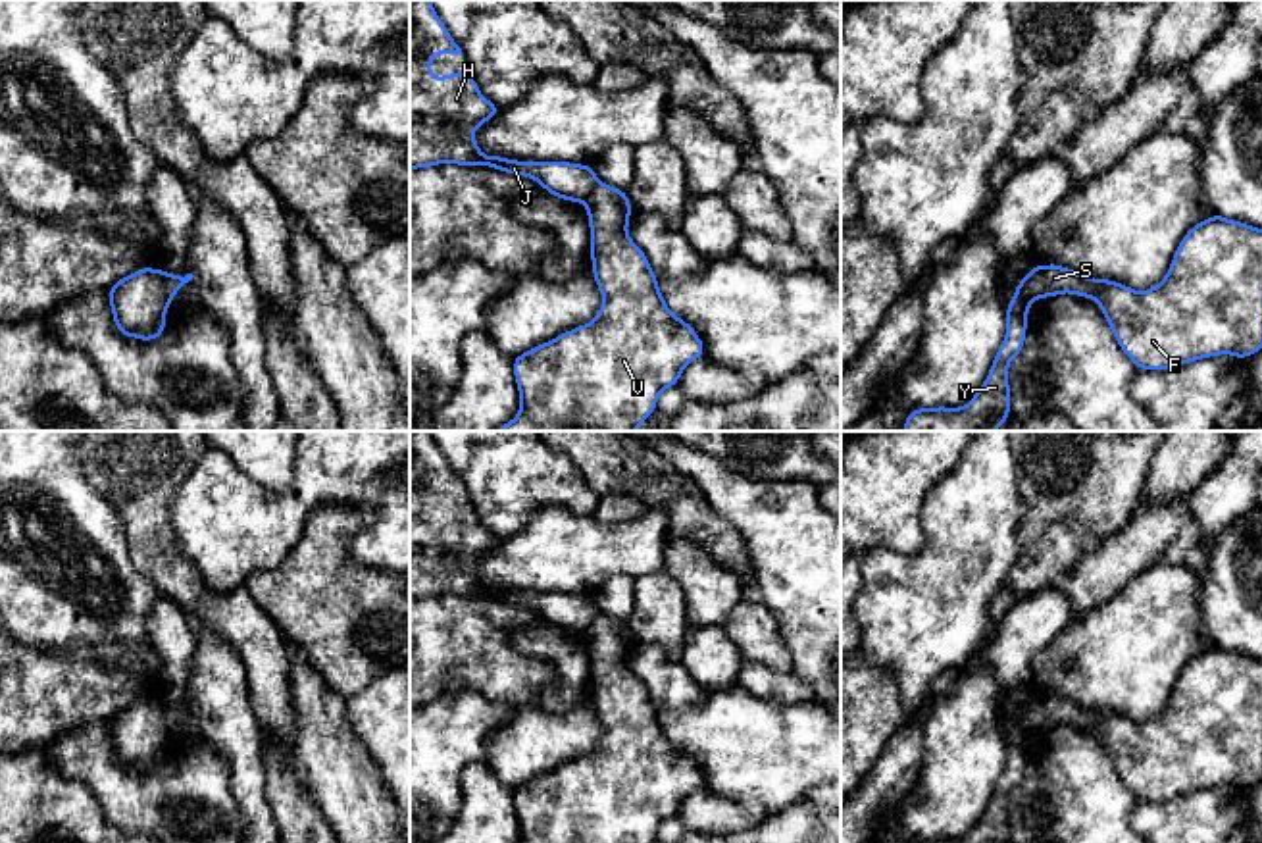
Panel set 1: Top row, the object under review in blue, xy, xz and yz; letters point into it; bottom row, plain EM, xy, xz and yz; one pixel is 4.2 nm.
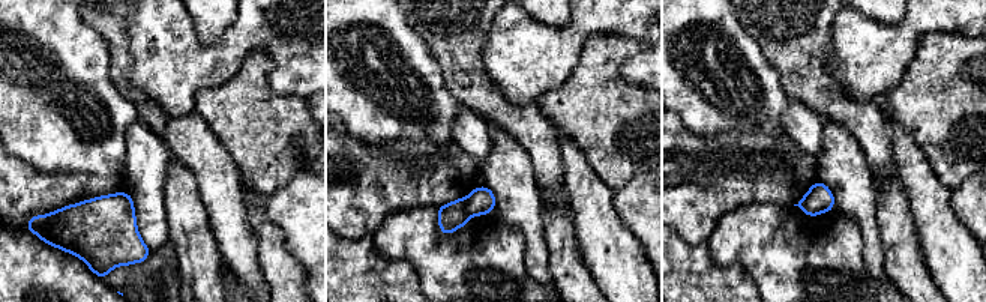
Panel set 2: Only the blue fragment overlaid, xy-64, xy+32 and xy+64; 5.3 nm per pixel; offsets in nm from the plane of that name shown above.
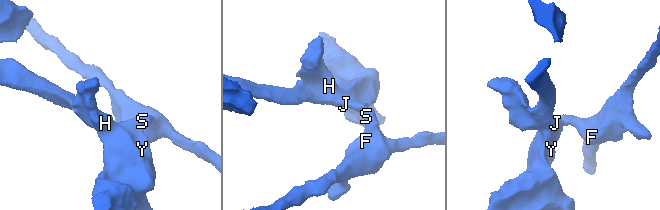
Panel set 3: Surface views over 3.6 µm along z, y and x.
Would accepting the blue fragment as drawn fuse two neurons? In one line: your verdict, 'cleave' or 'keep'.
cleave

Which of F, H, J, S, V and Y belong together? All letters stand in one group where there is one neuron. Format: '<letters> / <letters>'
F S V / H J Y

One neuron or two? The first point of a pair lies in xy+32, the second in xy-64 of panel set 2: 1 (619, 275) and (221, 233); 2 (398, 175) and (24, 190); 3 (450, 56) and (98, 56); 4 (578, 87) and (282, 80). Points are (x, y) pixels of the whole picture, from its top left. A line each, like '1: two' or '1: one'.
1: one
2: one
3: two
4: two

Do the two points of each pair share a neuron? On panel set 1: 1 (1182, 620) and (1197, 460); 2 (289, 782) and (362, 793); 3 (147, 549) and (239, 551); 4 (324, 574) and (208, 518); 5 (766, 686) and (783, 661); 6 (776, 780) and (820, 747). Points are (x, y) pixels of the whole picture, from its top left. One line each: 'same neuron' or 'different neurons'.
1: different neurons
2: same neuron
3: different neurons
4: different neurons
5: different neurons
6: same neuron

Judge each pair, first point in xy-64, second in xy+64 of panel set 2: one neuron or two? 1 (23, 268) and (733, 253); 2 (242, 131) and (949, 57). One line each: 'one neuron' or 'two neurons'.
1: two neurons
2: one neuron

